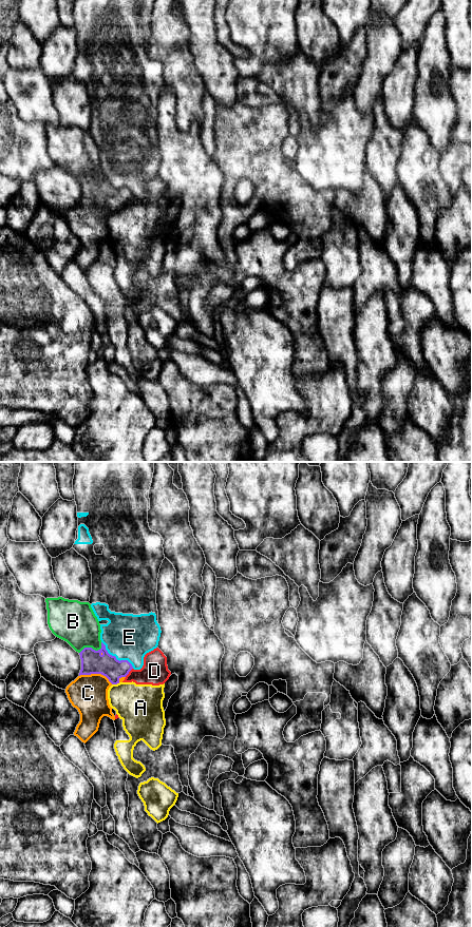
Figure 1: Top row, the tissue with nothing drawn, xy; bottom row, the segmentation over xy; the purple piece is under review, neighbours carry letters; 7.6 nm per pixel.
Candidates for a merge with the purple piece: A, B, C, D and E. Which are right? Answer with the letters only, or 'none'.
C

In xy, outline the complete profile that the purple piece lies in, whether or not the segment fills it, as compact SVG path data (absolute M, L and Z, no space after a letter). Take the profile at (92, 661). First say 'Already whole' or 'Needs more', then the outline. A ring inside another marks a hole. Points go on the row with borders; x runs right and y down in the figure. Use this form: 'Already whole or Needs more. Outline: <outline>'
Needs more. Outline: M102 642L100 650L84 648L79 655L79 676L67 687L65 693L80 714L74 735L86 743L98 731L103 716L115 720L108 690L112 684L122 682L133 667L128 660L119 661L110 655Z

